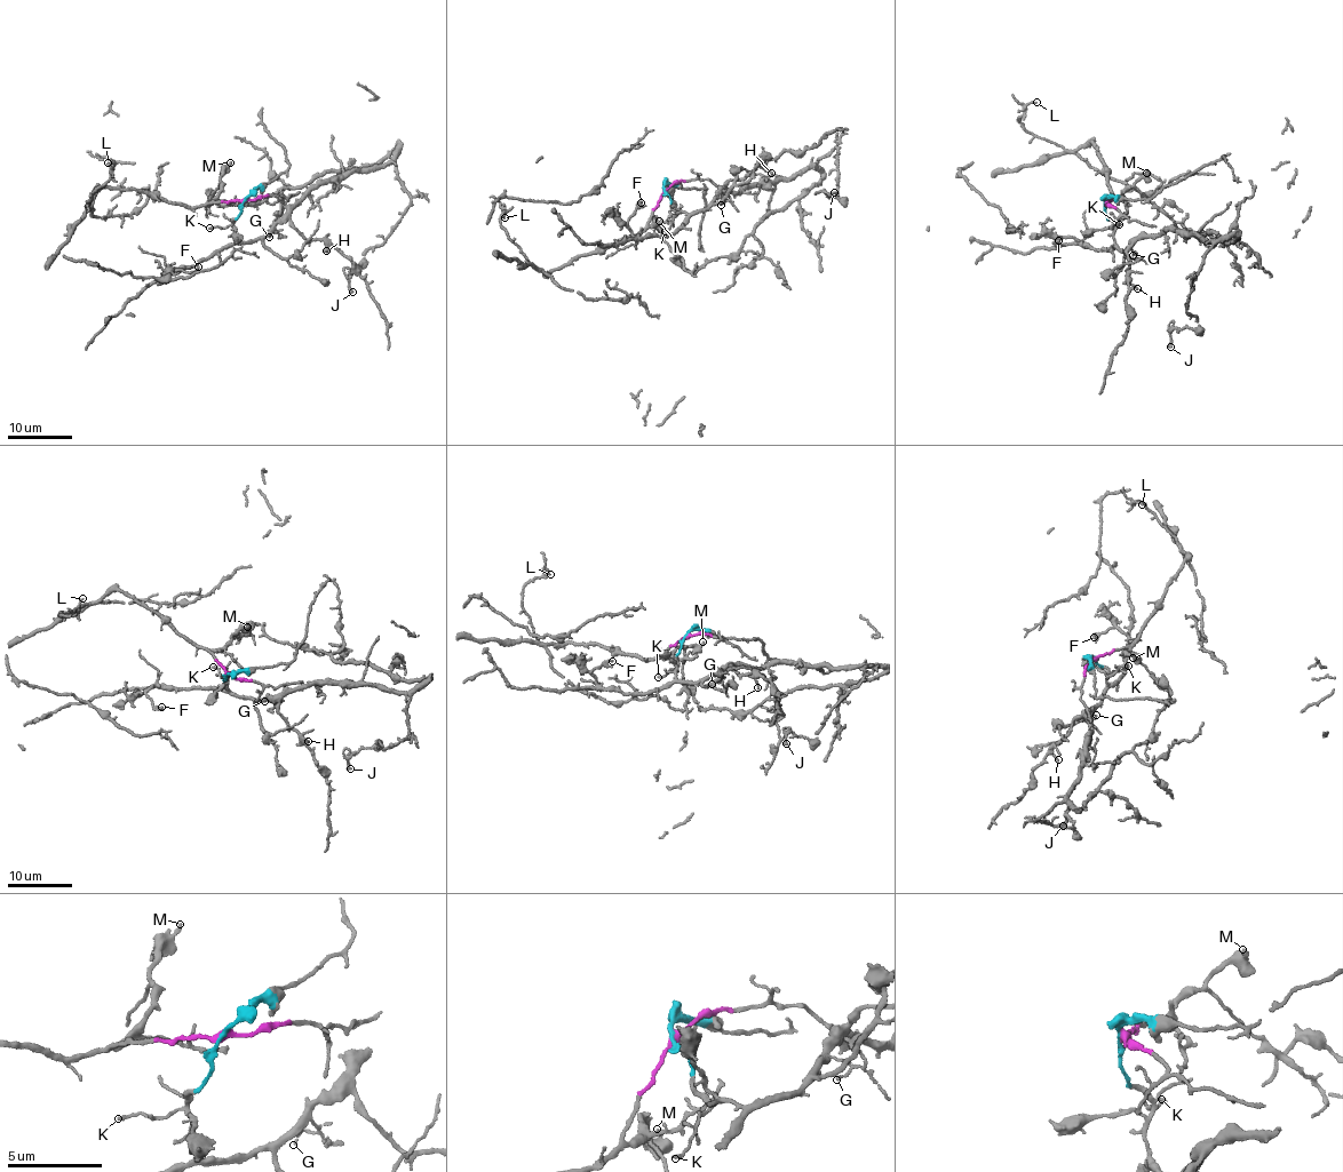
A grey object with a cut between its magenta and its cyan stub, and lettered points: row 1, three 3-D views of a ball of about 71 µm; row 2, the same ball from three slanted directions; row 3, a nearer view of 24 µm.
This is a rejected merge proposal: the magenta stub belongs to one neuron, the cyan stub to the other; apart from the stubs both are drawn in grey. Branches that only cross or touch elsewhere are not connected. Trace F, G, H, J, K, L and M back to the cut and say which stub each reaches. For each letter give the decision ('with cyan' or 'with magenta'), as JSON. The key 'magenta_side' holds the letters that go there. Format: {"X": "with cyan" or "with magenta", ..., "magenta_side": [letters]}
{"F": "with cyan", "G": "with cyan", "H": "with cyan", "J": "with cyan", "K": "with cyan", "L": "with magenta", "M": "with magenta", "magenta_side": ["L", "M"]}

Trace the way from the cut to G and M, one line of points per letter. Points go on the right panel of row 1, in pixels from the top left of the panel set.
G: (1104, 202), (1105, 215), (1115, 225), (1117, 247), (1127, 252), (1133, 250), (1136, 254), (1133, 255)
M: (1104, 202), (1119, 199), (1147, 173)

